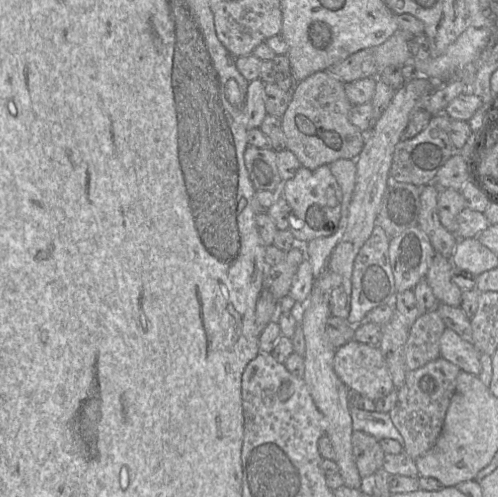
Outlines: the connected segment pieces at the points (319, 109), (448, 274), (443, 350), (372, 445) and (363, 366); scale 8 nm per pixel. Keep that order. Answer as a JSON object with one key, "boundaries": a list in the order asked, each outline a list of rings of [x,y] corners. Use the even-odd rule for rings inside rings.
{"boundaries":[[[[326,71],[315,72],[303,81],[296,83],[292,99],[281,117],[286,139],[286,148],[294,153],[303,167],[315,169],[329,165],[339,159],[356,160],[365,143],[365,132],[349,120],[352,104],[345,93],[345,83]]],[[[435,253],[426,274],[426,280],[440,303],[460,307],[462,290],[452,280],[452,262]]],[[[446,327],[440,338],[440,354],[461,370],[479,376],[482,370],[481,353],[473,343],[461,338]]],[[[353,431],[352,449],[361,478],[370,481],[372,475],[382,468],[384,463],[385,453],[380,447],[379,441],[363,431]]],[[[352,339],[335,351],[334,370],[347,388],[376,401],[393,389],[393,380],[379,346]]]]}

